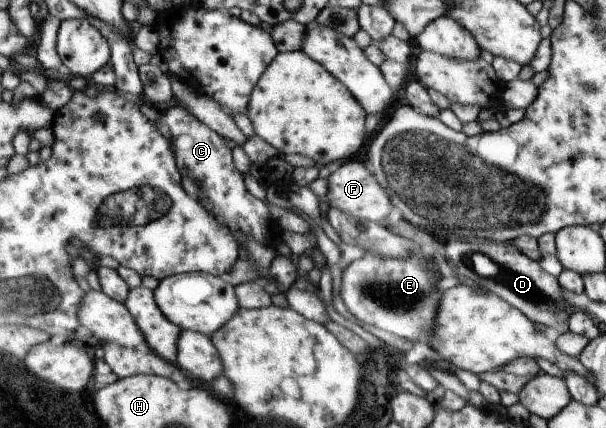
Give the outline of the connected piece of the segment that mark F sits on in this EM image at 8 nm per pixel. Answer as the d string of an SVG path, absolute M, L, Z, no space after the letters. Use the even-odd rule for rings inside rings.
M347 160L336 167L327 178L328 192L326 199L329 207L339 209L342 213L347 213L350 217L359 217L376 223L385 222L390 209L394 209L394 201L390 198L386 188L376 179L375 175L369 171L365 163L360 161Z

